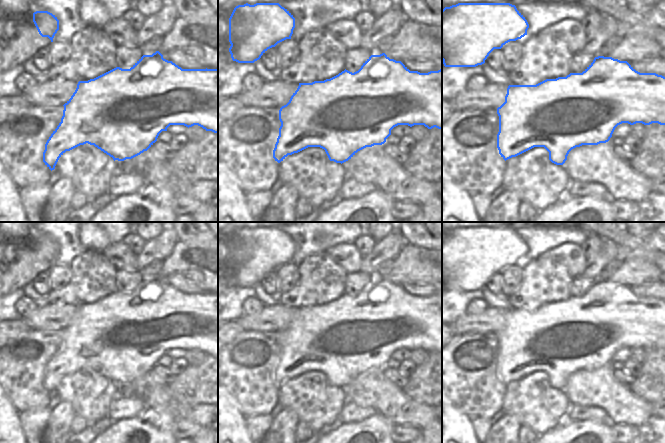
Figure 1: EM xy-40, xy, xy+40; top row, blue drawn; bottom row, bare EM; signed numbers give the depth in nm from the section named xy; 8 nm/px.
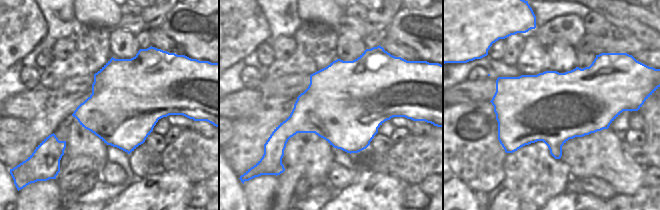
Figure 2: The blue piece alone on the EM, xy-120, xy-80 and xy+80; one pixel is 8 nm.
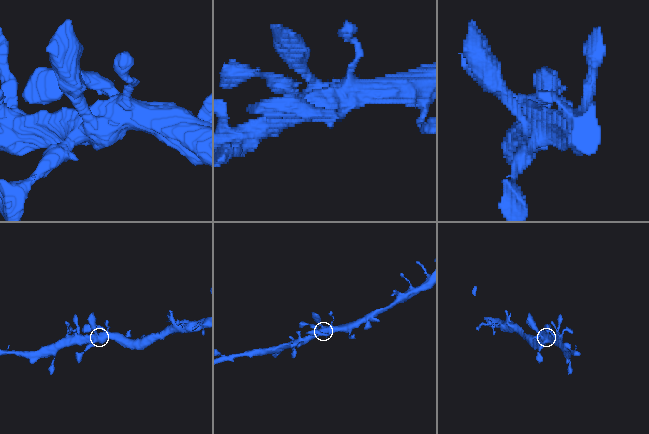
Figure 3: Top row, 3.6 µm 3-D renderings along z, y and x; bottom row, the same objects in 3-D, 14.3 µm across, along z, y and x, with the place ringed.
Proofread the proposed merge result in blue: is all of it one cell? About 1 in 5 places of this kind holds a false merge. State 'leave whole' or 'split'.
leave whole

